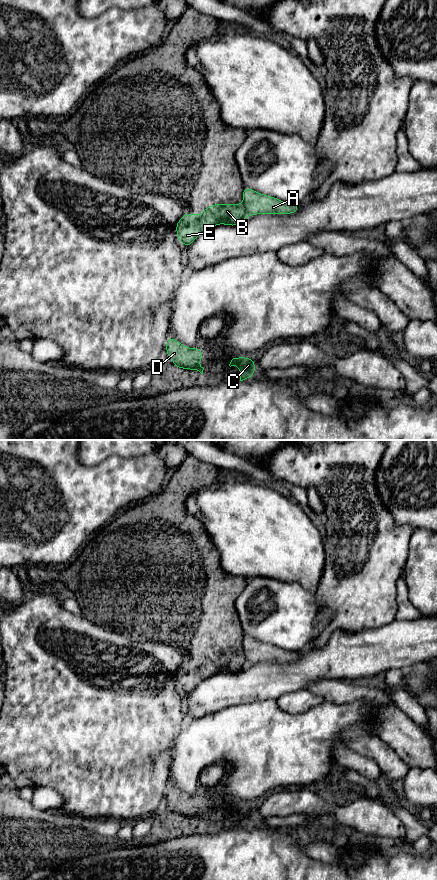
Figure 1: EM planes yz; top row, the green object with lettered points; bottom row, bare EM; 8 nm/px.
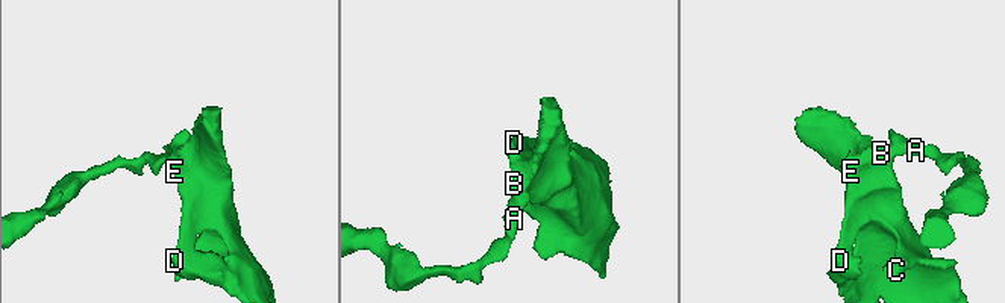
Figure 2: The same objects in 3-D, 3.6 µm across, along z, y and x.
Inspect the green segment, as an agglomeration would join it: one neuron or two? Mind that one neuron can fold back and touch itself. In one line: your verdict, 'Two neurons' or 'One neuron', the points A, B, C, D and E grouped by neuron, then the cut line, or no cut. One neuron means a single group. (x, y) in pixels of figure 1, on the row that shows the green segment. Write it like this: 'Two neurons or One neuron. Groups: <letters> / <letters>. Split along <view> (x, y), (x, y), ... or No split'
Two neurons. Groups: A / B C D E. Split along yz (243, 204), (247, 215)

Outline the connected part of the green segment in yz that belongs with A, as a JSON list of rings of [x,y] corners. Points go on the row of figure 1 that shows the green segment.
[[[243,188],[242,197],[247,216],[257,214],[294,214],[299,203],[287,203],[278,198],[264,195],[251,188]]]

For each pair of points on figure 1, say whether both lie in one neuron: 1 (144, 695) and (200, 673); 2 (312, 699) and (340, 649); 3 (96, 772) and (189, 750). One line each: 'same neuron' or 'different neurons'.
1: different neurons
2: different neurons
3: different neurons

